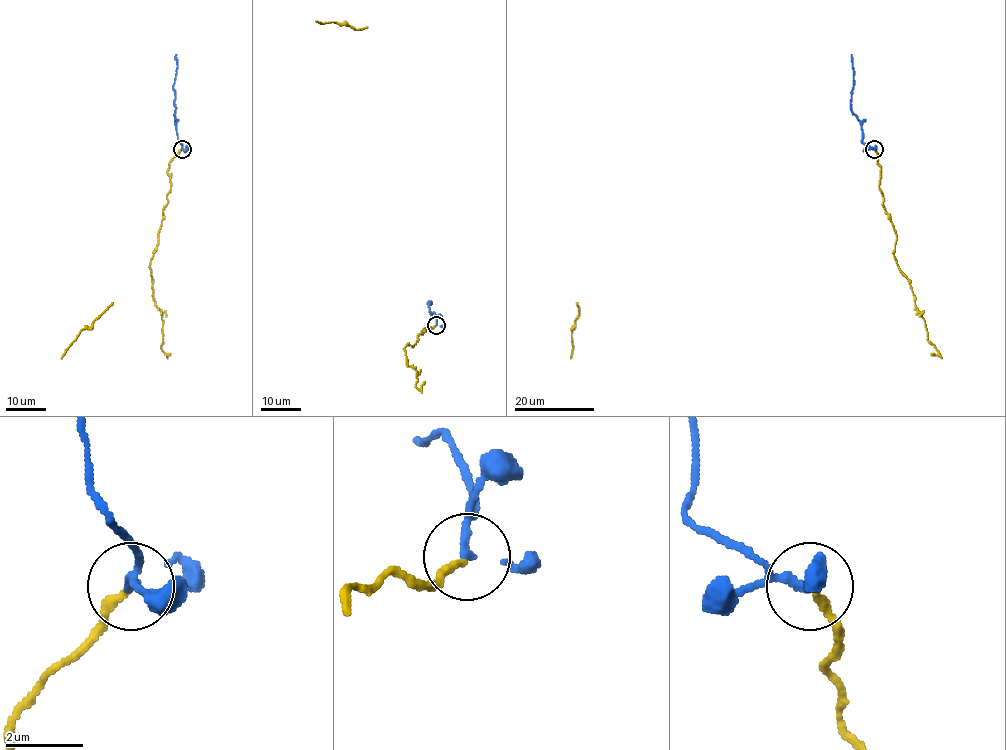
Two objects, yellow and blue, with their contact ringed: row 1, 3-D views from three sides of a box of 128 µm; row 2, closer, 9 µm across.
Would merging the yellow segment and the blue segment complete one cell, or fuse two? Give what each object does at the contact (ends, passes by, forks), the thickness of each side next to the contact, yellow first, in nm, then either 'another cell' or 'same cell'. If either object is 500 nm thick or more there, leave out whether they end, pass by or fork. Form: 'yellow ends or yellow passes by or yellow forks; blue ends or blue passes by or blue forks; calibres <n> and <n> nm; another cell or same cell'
yellow ends; blue forks; calibres 200 and 140 nm; same cell

